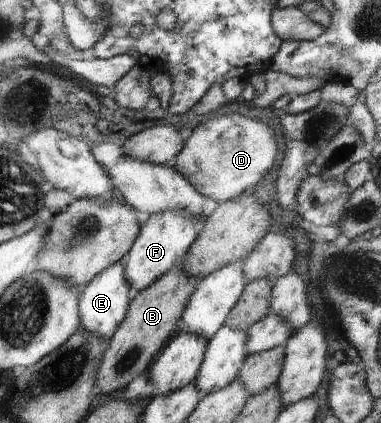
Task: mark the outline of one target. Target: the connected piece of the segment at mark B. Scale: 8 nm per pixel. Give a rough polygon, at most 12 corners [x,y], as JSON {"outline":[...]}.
{"outline":[[178,266],[133,293],[98,368],[102,394],[148,370],[198,278]]}

